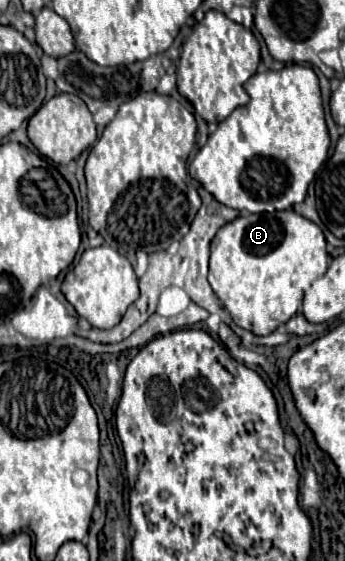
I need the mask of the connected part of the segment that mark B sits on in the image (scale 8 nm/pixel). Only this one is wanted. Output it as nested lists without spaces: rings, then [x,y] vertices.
[[[293,209],[265,215],[243,213],[235,221],[225,223],[211,241],[209,283],[239,327],[253,331],[255,335],[269,335],[299,311],[305,283],[321,277],[327,271],[327,267],[329,253],[325,235],[313,221],[305,219]]]

